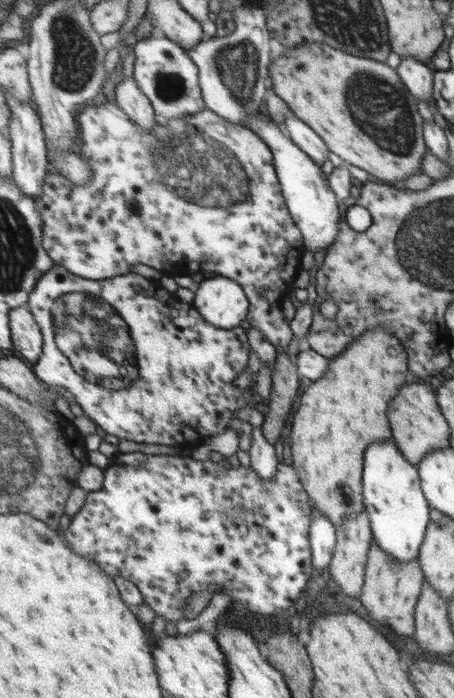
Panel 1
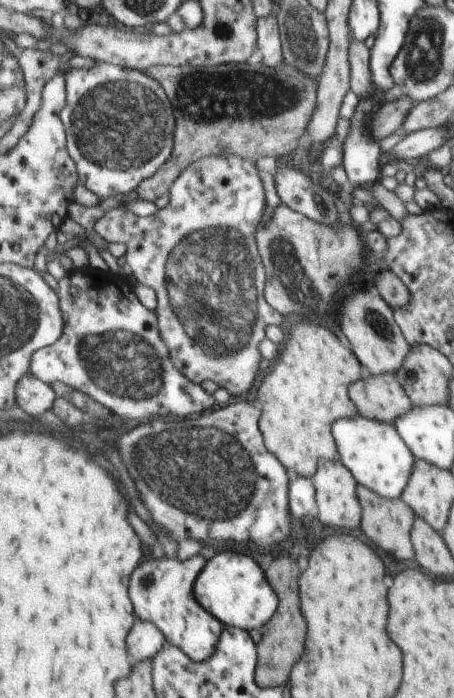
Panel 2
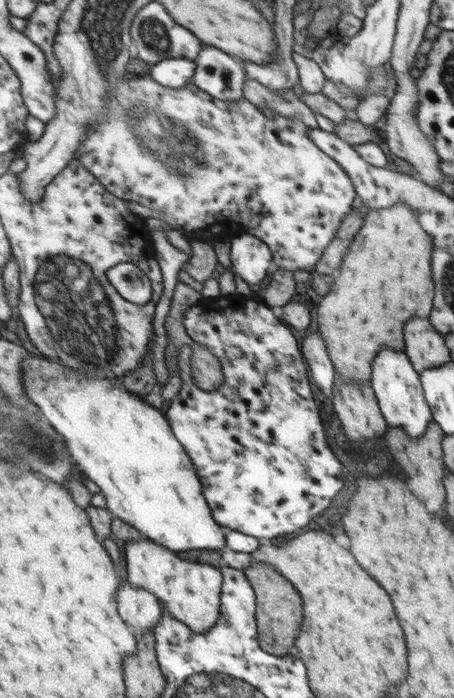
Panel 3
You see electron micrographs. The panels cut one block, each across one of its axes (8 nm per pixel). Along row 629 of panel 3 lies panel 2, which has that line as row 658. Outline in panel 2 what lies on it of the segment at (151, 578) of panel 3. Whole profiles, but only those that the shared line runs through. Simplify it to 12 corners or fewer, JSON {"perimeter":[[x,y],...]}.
{"perimeter":[[204,553],[151,558],[133,574],[137,618],[193,662],[209,660],[224,625],[201,606]]}

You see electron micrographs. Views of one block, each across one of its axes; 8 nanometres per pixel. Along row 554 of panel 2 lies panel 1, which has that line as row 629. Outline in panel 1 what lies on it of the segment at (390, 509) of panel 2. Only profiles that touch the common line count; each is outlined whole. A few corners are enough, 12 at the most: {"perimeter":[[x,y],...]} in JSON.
{"perimeter":[[372,541],[359,600],[375,622],[414,633],[418,557],[400,563]]}

